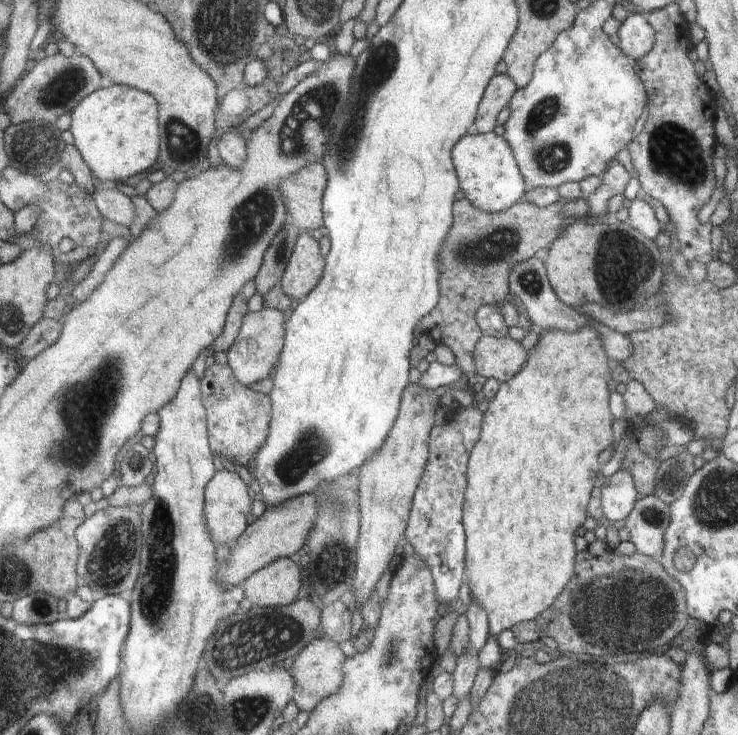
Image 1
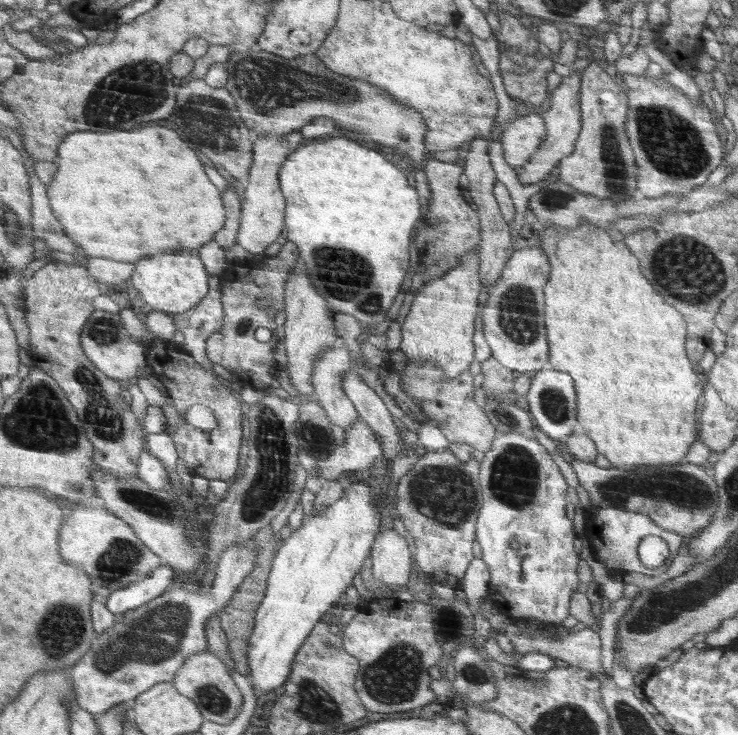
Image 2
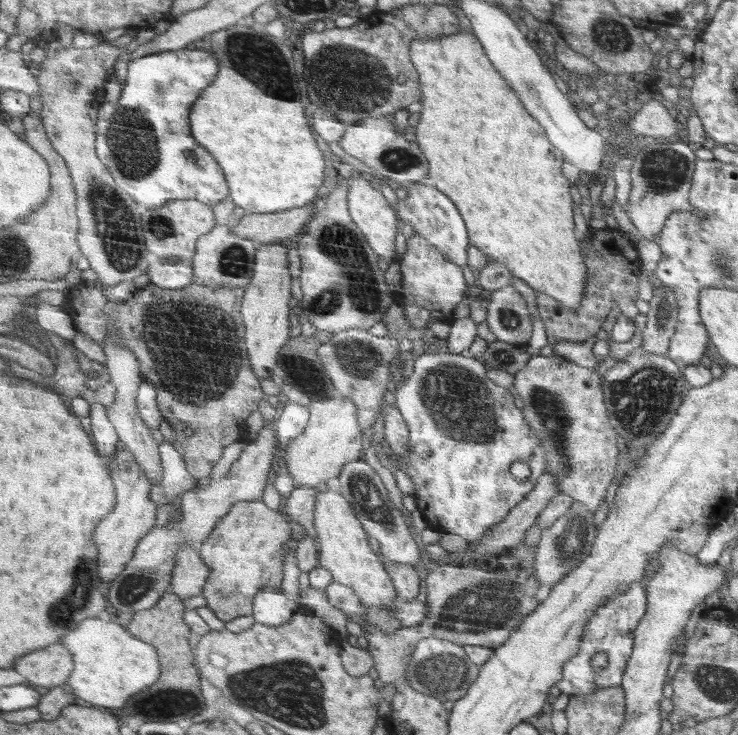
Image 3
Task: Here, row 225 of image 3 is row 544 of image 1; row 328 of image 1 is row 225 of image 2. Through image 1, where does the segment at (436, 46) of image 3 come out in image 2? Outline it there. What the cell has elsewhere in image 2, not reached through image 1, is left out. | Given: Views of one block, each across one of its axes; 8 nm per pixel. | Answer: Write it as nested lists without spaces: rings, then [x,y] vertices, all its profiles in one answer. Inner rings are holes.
[[[582,221],[574,229],[563,229],[562,227],[538,228],[533,231],[534,242],[543,247],[543,254],[547,256],[551,269],[548,282],[544,285],[544,315],[546,335],[549,343],[548,367],[566,372],[574,382],[577,395],[577,419],[584,432],[593,440],[598,454],[604,456],[612,467],[629,470],[640,465],[677,465],[682,463],[684,454],[688,452],[690,444],[696,440],[696,406],[699,406],[698,398],[702,396],[702,382],[692,370],[686,346],[686,322],[682,316],[666,306],[660,294],[650,286],[650,282],[640,272],[640,262],[637,255],[627,246],[618,246],[610,234],[604,229],[594,226],[592,223]]]

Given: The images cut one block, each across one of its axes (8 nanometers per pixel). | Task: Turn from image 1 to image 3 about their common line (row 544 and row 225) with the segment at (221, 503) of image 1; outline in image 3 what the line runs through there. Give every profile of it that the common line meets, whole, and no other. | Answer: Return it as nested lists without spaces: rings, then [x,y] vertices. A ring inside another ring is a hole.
[[[232,224],[215,225],[208,234],[202,236],[196,244],[196,252],[190,258],[195,282],[210,288],[246,288],[253,278],[254,252],[257,252],[252,240],[240,238],[233,233]]]

